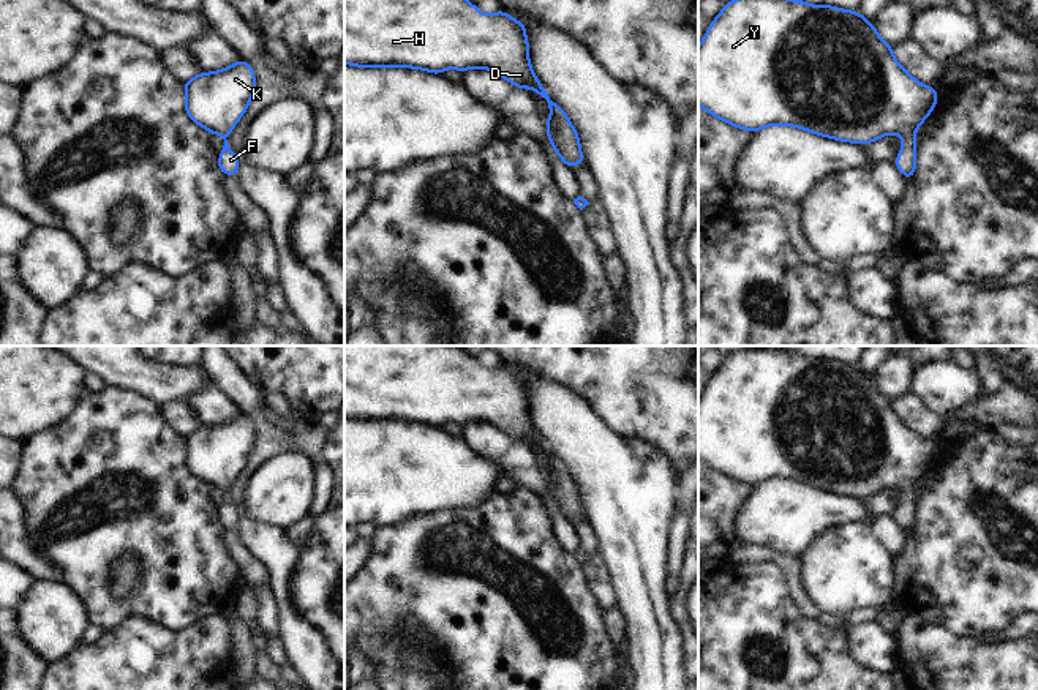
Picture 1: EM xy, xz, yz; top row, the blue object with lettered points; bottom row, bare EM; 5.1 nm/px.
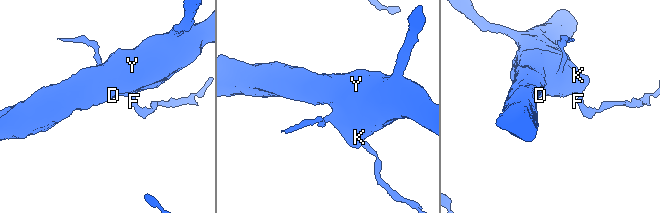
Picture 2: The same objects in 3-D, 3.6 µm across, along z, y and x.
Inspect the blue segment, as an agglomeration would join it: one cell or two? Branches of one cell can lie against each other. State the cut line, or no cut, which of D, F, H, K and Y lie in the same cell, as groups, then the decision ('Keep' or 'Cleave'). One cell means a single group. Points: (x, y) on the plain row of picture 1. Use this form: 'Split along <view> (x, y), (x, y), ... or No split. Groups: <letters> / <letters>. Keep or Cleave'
No split. Groups: D F H K Y. Keep.

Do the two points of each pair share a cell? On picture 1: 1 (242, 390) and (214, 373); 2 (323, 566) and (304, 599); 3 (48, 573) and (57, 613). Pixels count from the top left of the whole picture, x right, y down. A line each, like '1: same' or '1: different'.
1: same
2: same
3: different

